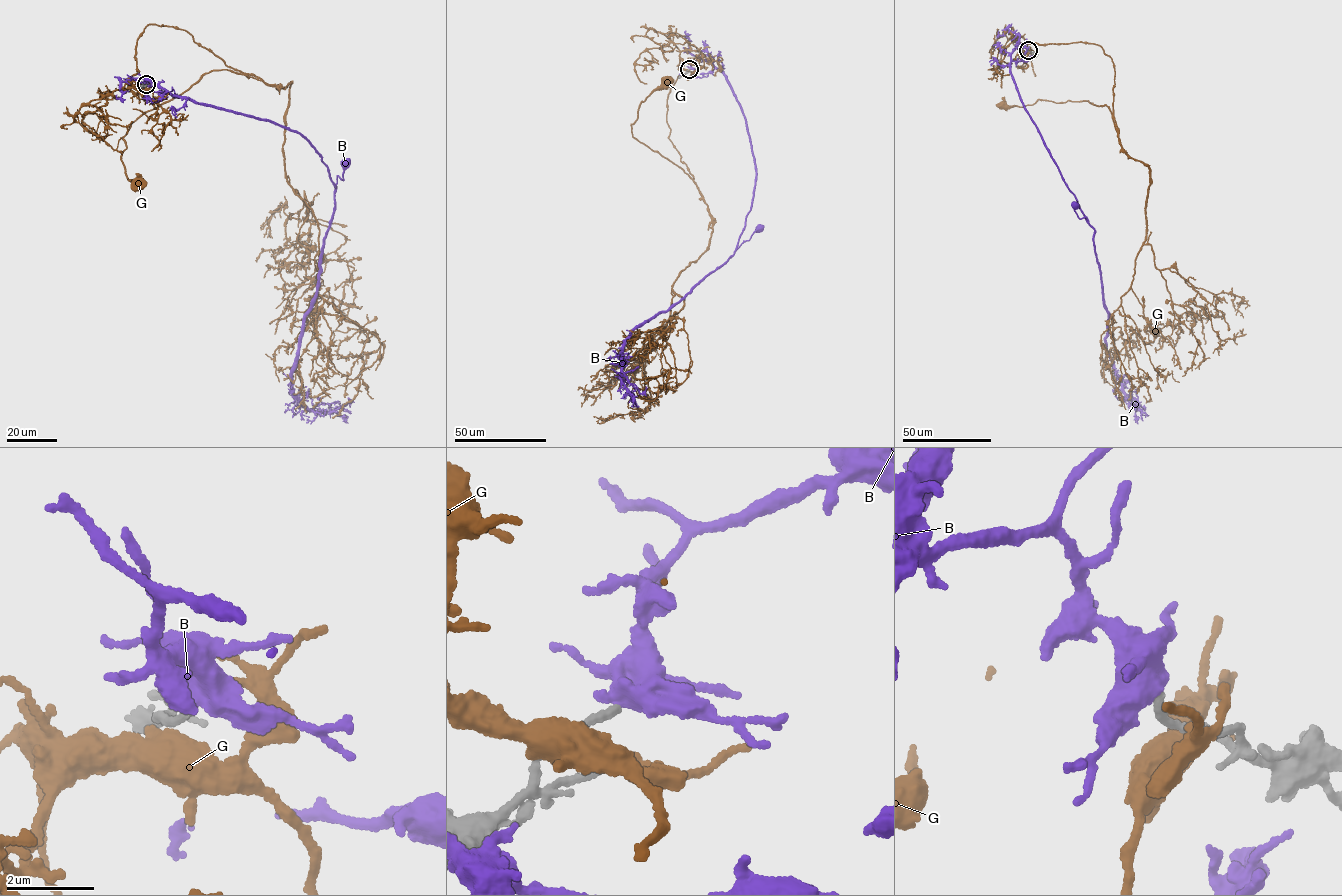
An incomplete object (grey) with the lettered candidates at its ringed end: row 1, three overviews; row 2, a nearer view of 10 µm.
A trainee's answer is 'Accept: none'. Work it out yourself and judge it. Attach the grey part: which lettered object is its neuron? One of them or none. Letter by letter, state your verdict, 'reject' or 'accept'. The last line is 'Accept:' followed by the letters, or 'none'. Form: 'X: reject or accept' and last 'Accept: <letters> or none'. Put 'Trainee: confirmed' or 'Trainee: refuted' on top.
Trainee: confirmed
B: reject
G: reject
Accept: none

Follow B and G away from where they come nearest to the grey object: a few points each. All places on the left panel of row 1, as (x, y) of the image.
B: (146, 84), (144, 79), (174, 94), (274, 121), (300, 134), (335, 184), (337, 176), (343, 179), (345, 165)
G: (148, 84), (129, 87), (150, 24), (185, 30), (257, 78), (206, 73), (131, 124), (120, 157), (140, 184)

